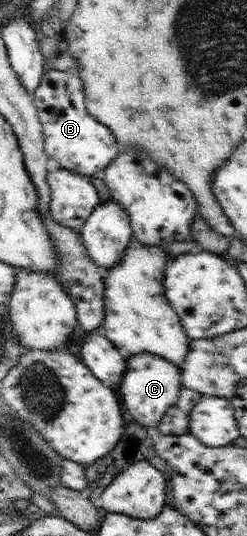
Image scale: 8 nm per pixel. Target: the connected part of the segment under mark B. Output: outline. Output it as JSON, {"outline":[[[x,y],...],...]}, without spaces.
{"outline":[[[57,69],[45,71],[37,91],[31,97],[39,113],[39,122],[43,126],[44,152],[48,159],[55,159],[60,167],[87,177],[101,176],[104,169],[118,156],[121,147],[106,126],[87,114],[87,106],[84,102],[85,88],[79,73],[65,73]]]}

